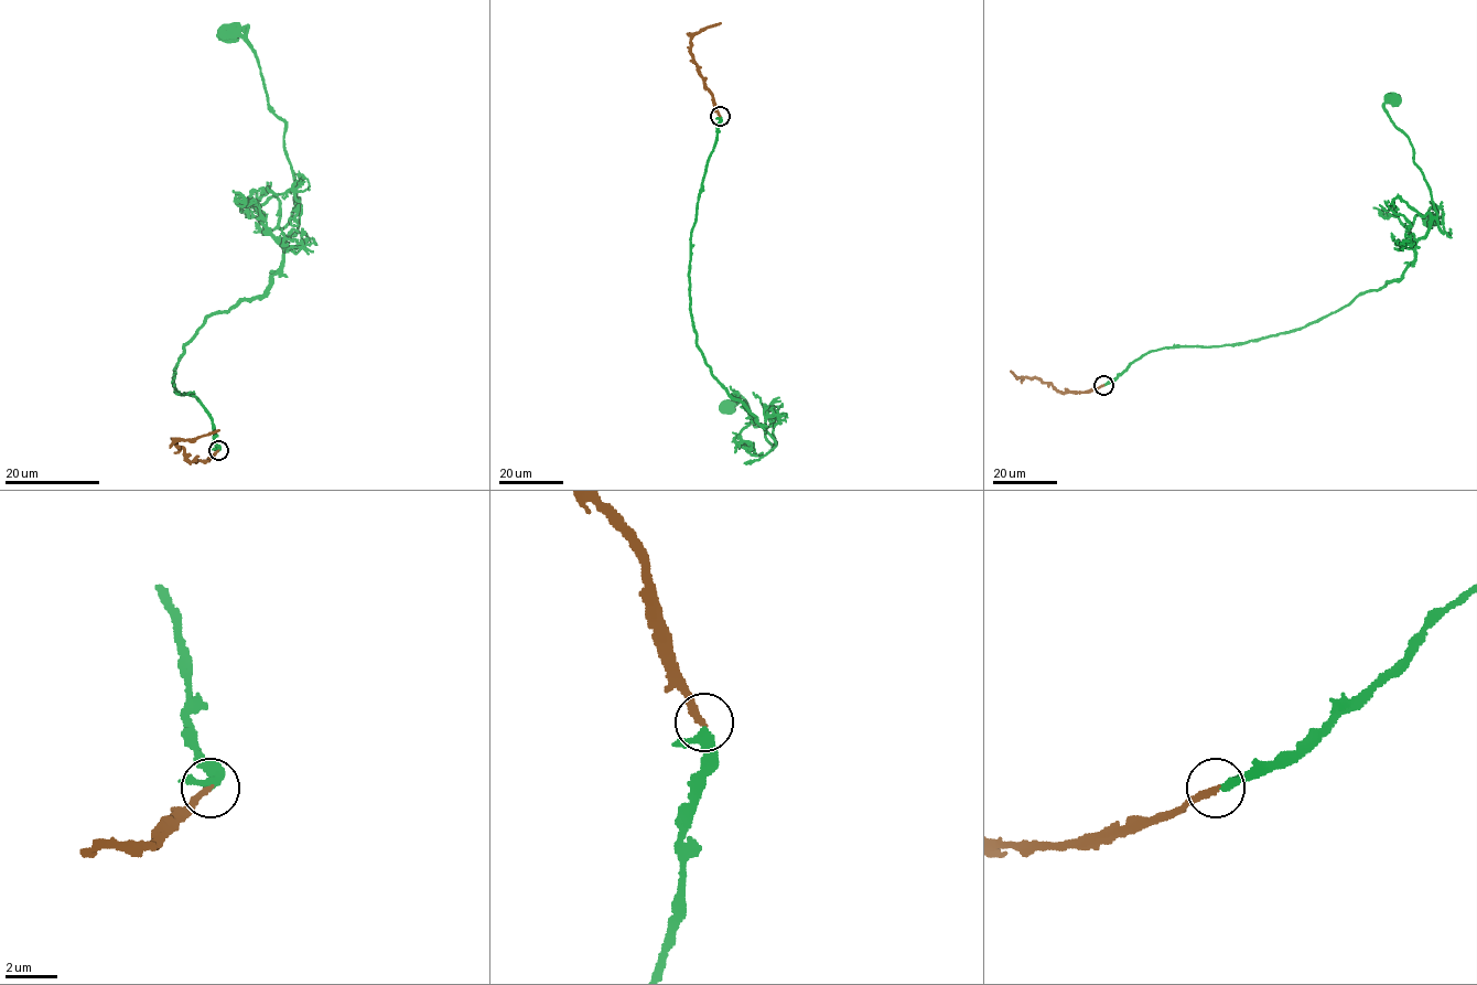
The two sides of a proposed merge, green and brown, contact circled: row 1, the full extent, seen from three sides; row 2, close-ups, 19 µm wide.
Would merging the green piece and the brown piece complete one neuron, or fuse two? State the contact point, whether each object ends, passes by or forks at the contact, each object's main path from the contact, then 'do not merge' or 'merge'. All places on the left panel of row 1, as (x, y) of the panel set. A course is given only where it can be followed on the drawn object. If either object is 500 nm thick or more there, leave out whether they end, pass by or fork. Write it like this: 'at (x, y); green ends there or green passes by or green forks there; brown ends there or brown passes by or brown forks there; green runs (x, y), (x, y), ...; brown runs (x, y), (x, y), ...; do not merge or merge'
at (218, 450); green passes by; brown ends there; green runs (217, 450), (174, 371), (207, 317), (263, 293), (300, 222), (286, 122), (254, 49), (226, 33); brown runs (217, 450), (207, 460), (191, 461), (175, 440), (191, 440), (218, 429); merge

